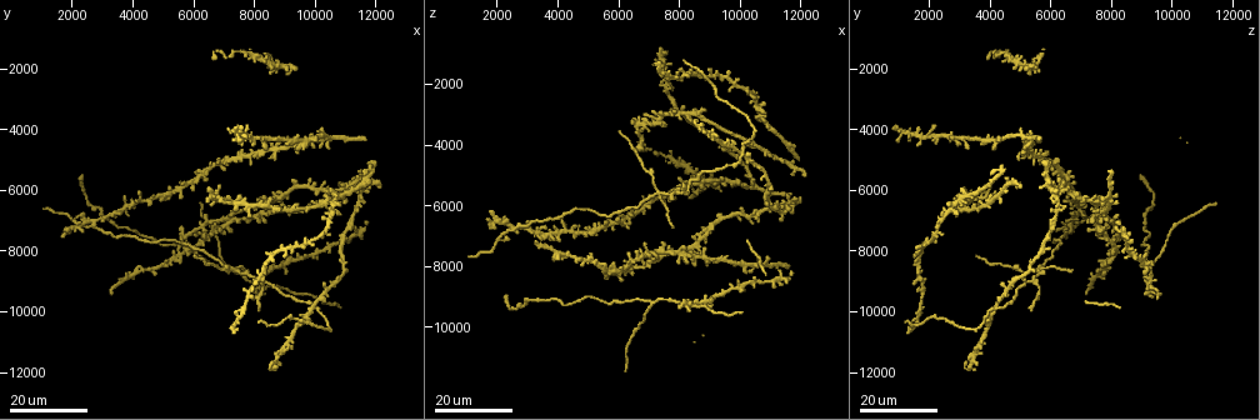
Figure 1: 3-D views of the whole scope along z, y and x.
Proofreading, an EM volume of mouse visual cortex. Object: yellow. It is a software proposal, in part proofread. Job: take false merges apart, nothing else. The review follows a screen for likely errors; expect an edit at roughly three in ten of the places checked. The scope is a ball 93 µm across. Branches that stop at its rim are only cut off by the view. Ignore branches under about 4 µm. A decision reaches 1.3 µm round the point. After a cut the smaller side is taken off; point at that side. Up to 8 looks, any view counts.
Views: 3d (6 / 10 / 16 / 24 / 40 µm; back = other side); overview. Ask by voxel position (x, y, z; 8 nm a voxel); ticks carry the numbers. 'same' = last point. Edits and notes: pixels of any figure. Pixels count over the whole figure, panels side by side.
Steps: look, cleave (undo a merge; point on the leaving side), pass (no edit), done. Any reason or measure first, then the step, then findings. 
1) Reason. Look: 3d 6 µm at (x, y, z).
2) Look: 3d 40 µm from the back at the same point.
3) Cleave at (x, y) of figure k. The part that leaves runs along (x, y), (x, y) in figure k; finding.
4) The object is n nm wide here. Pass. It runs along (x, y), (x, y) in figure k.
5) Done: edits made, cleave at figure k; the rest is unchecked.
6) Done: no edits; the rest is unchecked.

Looks like a crossing. Look: 3d 16 µm at (10500, 6600, 2700).

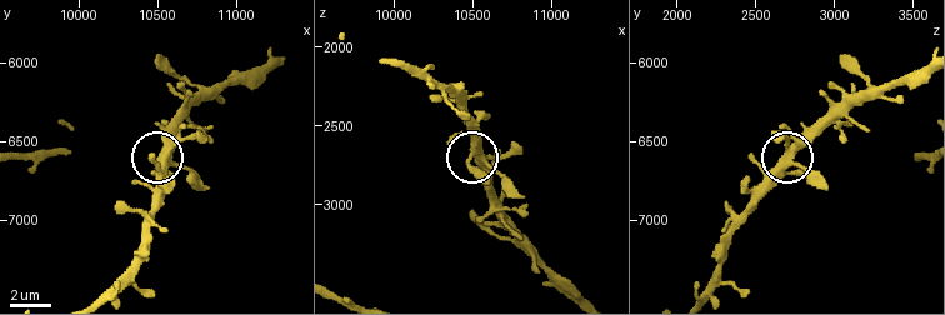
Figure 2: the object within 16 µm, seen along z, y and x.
Look: 3d 10 µm at (10560, 6620, 2740).

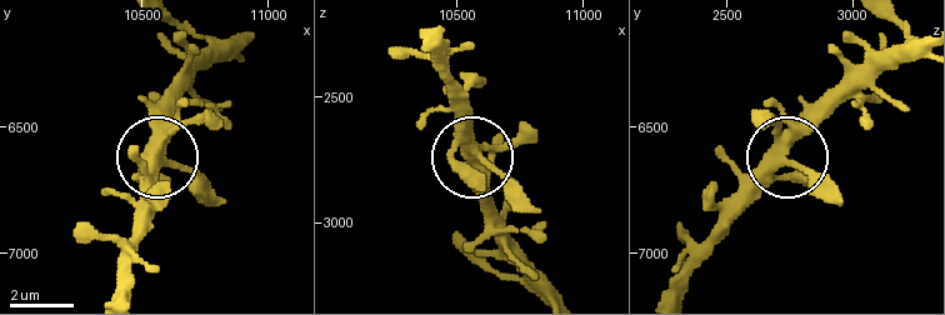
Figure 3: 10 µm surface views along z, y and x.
Look: 3d 10 µm from the back at (10570, 6600, 2730).

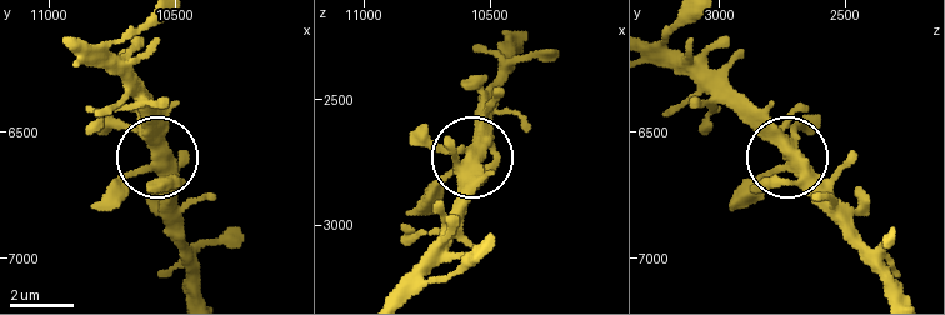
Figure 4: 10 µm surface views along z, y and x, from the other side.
Pass. It runs along (201, 290), (169, 169), (153, 163), (108, 206) in figure 4; all the same neuron.

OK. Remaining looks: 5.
Small branch off a trunk. Look: 3d 24 µm at (7200, 8600, 5600).

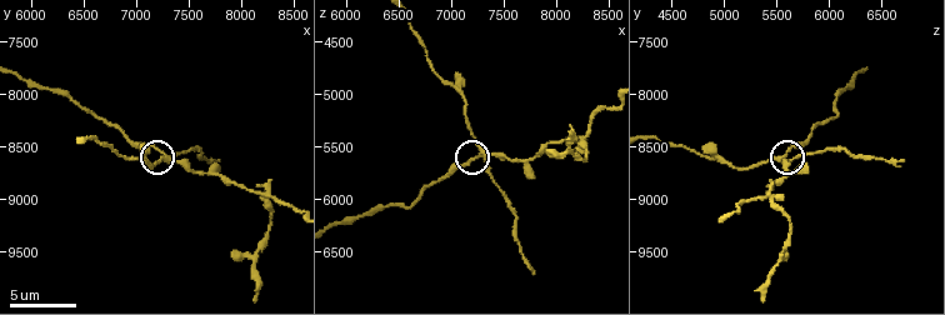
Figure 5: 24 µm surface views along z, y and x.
Look: 3d 6 µm at (7280, 8620, 5560).

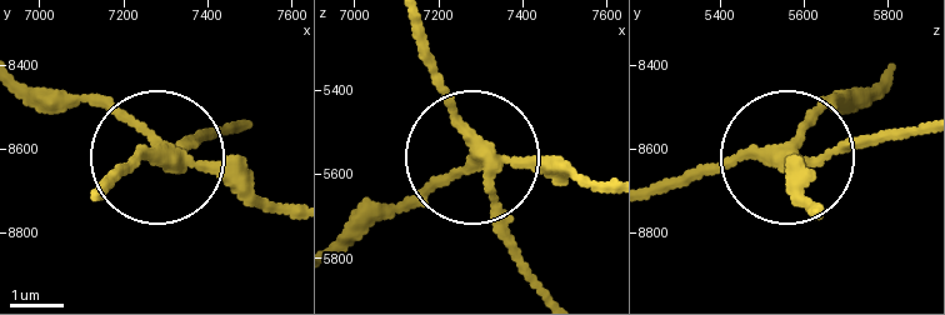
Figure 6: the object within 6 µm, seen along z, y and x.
The object is 250 nm wide here. Cleave at (506, 231) of figure 6. The part that leaves runs along (490, 156), (445, 93), (423, 26) in figure 6; two neurons meet here.

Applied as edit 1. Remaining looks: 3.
Four arms meet. Look: 3d 16 µm at (7600, 9900, 1600).

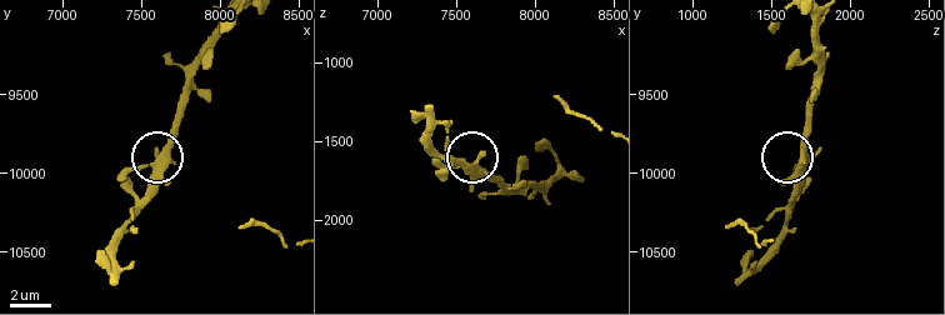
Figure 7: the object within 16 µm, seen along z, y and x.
Look: 3d 6 µm at (7560, 9940, 1680).

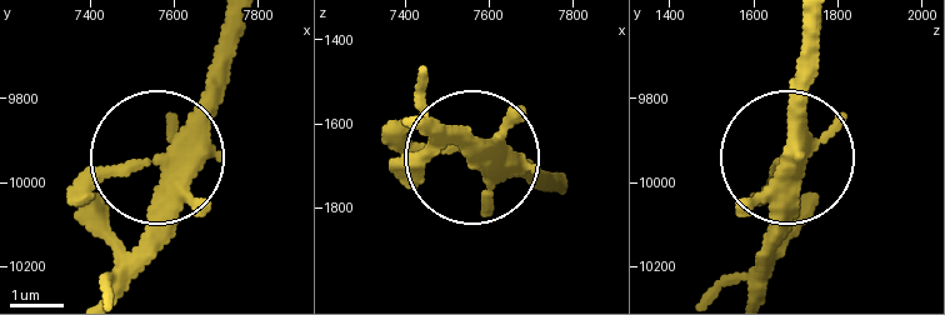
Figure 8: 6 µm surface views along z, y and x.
4 arms meet here. Pass. All the same neuron.

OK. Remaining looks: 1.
Done: edits made, cleave at figure 6; the rest is unchecked.

